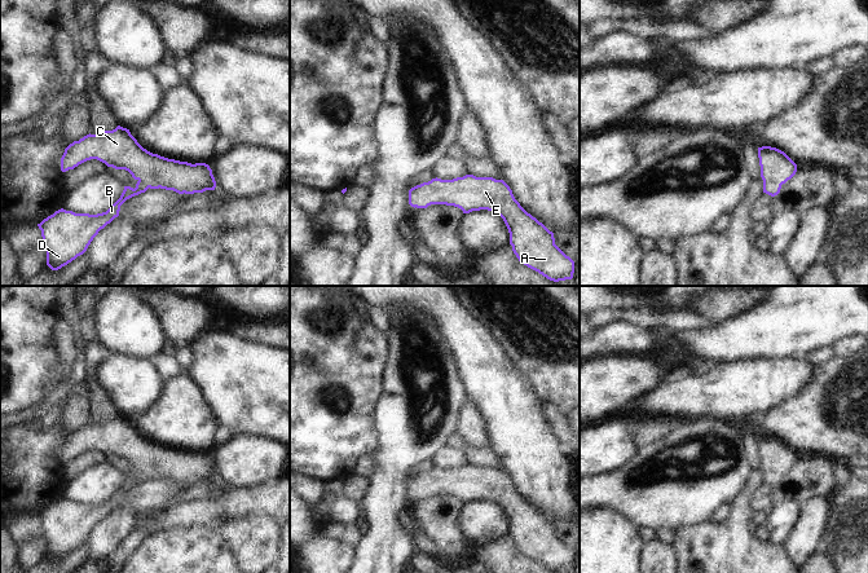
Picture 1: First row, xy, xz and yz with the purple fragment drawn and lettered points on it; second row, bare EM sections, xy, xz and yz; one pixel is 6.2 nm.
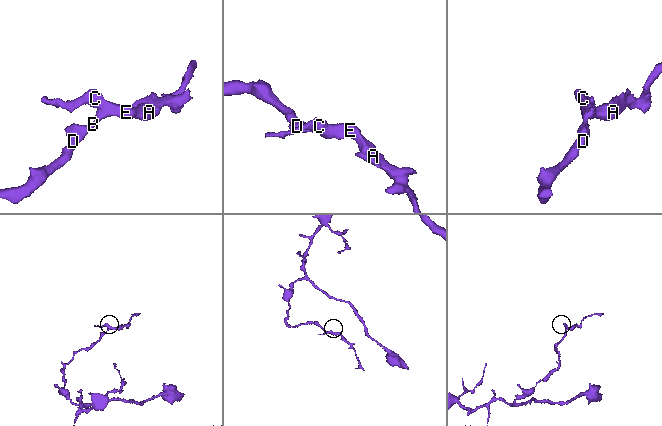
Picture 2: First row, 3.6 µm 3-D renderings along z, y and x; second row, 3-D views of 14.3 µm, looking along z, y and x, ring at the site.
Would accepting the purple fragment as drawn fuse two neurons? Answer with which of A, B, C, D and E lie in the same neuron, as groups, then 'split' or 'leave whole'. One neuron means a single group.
A B C D E; leave whole

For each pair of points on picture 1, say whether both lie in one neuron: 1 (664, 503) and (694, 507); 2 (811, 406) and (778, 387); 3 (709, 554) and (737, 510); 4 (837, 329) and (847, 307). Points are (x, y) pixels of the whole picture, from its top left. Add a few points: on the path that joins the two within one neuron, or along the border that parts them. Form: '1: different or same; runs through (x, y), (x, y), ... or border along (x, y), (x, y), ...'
1: same; runs through (672, 503), (686, 503)
2: different; border along (814, 374), (803, 387), (767, 411)
3: same; runs through (719, 543), (735, 528), (737, 520)
4: same; runs through (837, 324), (837, 317), (842, 312)

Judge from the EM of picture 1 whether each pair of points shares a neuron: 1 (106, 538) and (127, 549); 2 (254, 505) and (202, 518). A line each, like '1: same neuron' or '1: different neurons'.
1: different neurons
2: same neuron

